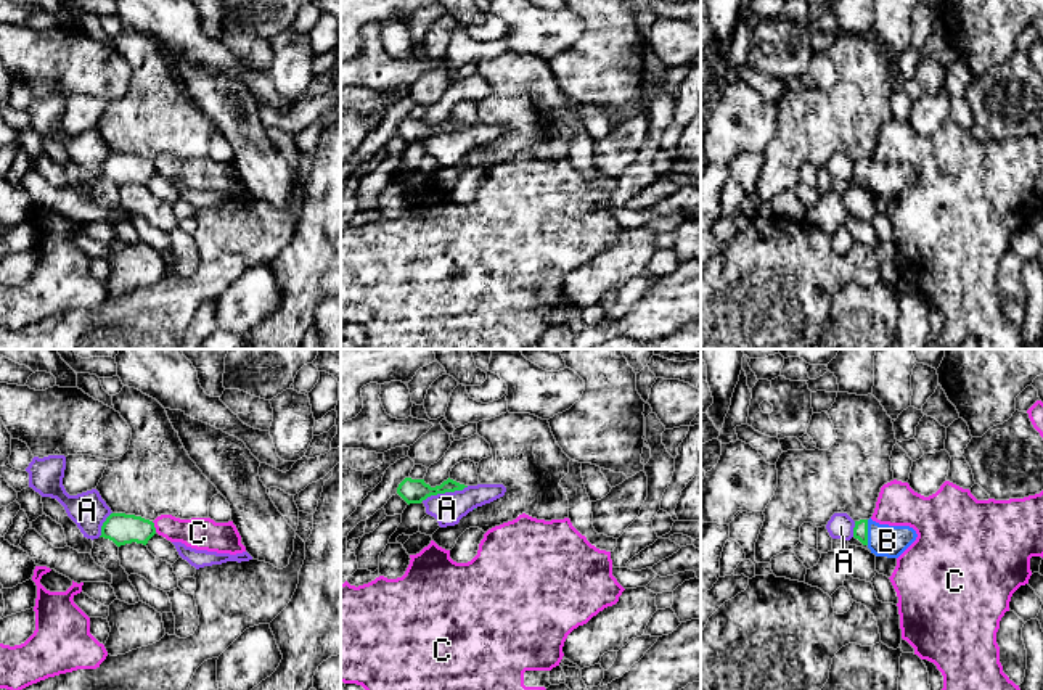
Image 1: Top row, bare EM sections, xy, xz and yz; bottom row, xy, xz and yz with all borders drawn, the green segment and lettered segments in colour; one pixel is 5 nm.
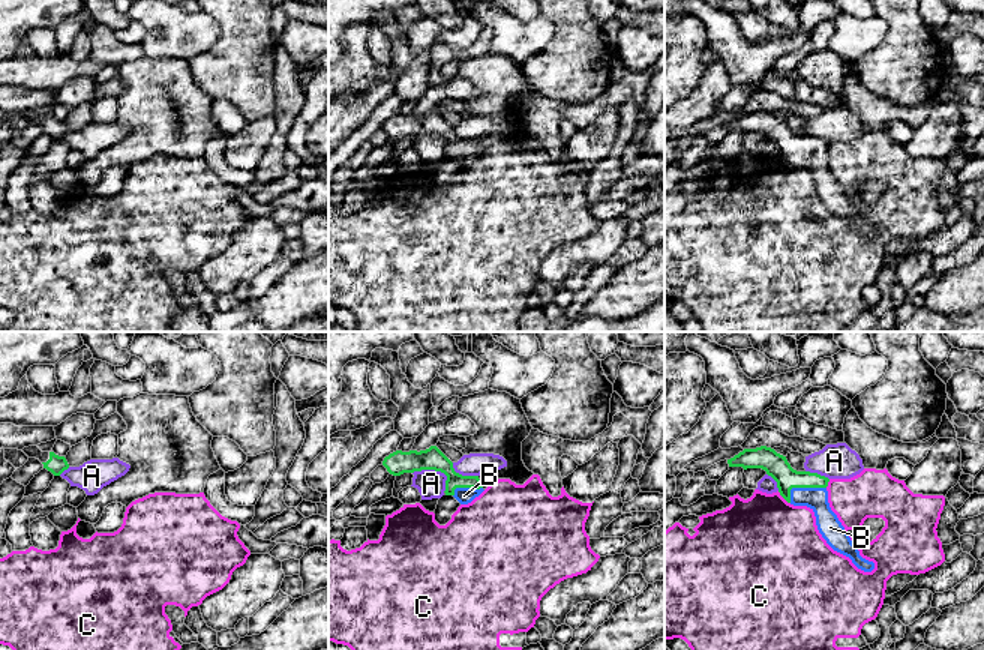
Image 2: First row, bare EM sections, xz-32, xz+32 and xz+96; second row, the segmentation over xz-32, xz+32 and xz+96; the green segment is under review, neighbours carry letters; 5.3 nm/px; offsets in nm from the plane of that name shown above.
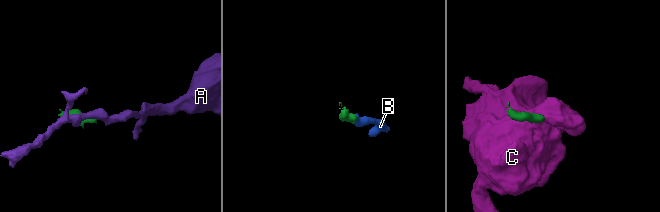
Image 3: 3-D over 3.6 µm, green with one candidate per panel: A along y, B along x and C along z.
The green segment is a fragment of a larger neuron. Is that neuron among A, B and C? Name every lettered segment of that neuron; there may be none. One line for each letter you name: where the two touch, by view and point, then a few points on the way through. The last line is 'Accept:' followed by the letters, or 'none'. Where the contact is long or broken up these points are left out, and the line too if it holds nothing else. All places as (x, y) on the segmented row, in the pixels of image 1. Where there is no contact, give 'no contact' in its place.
B: contact yz (867, 533)
Accept: B

